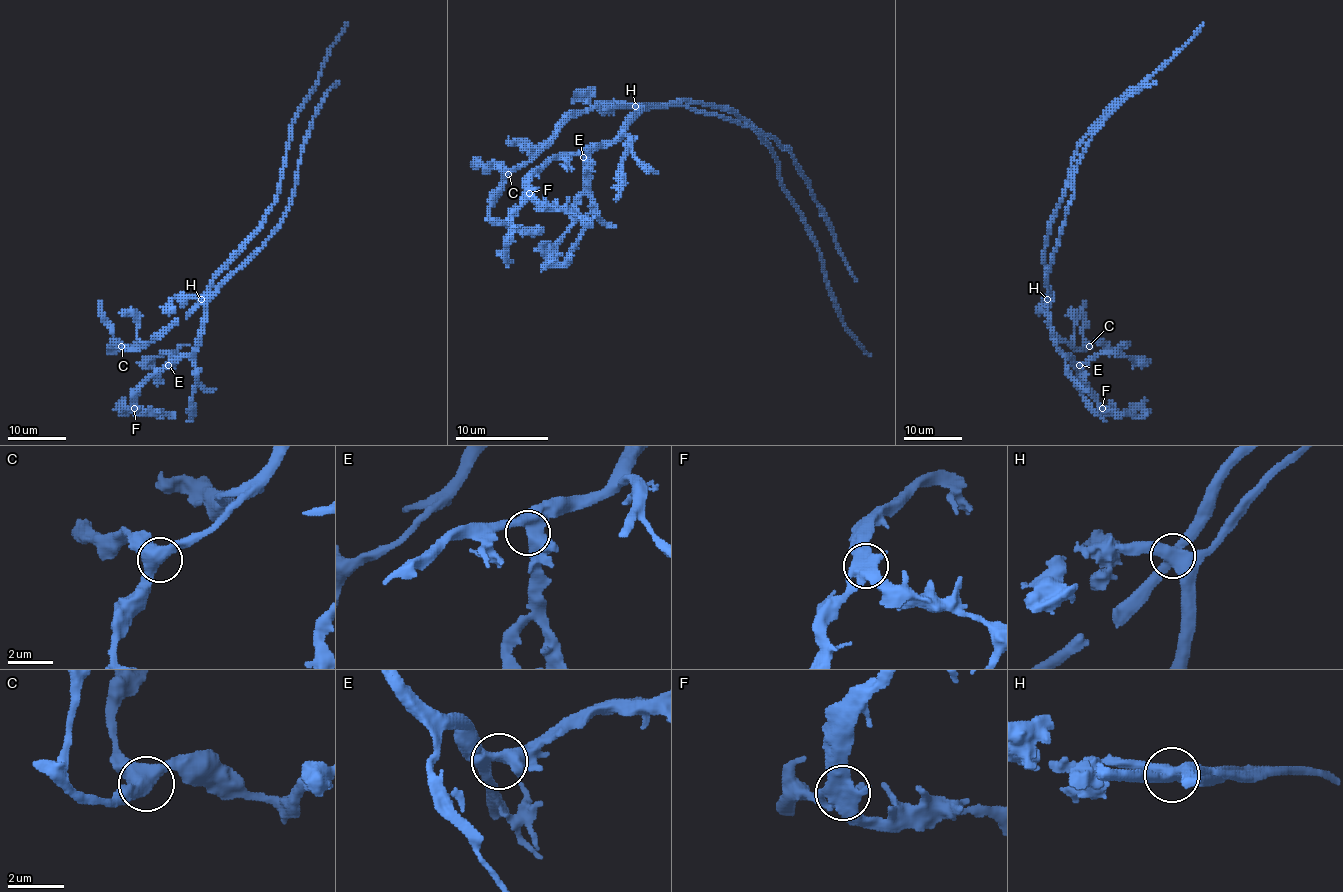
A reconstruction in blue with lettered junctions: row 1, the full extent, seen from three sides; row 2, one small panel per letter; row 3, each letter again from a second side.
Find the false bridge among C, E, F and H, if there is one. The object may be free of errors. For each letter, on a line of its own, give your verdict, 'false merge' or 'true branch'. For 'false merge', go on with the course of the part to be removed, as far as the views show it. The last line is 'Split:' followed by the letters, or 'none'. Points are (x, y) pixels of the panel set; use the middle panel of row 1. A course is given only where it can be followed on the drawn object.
C: true branch
E: true branch
F: true branch
H: false merge; foreign part runs (635, 106), (698, 101), (724, 106), (756, 131), (773, 152), (782, 190), (819, 251), (843, 326), (871, 356)
Split: H

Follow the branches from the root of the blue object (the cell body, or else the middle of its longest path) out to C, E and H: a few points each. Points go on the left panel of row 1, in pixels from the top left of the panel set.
C: (225, 267), (215, 277), (211, 290), (186, 318), (174, 321), (155, 340), (146, 341), (137, 349), (121, 346)
E: (225, 267), (203, 297), (203, 325), (199, 346), (189, 356), (176, 357), (168, 365)
H: (225, 267), (200, 299)

